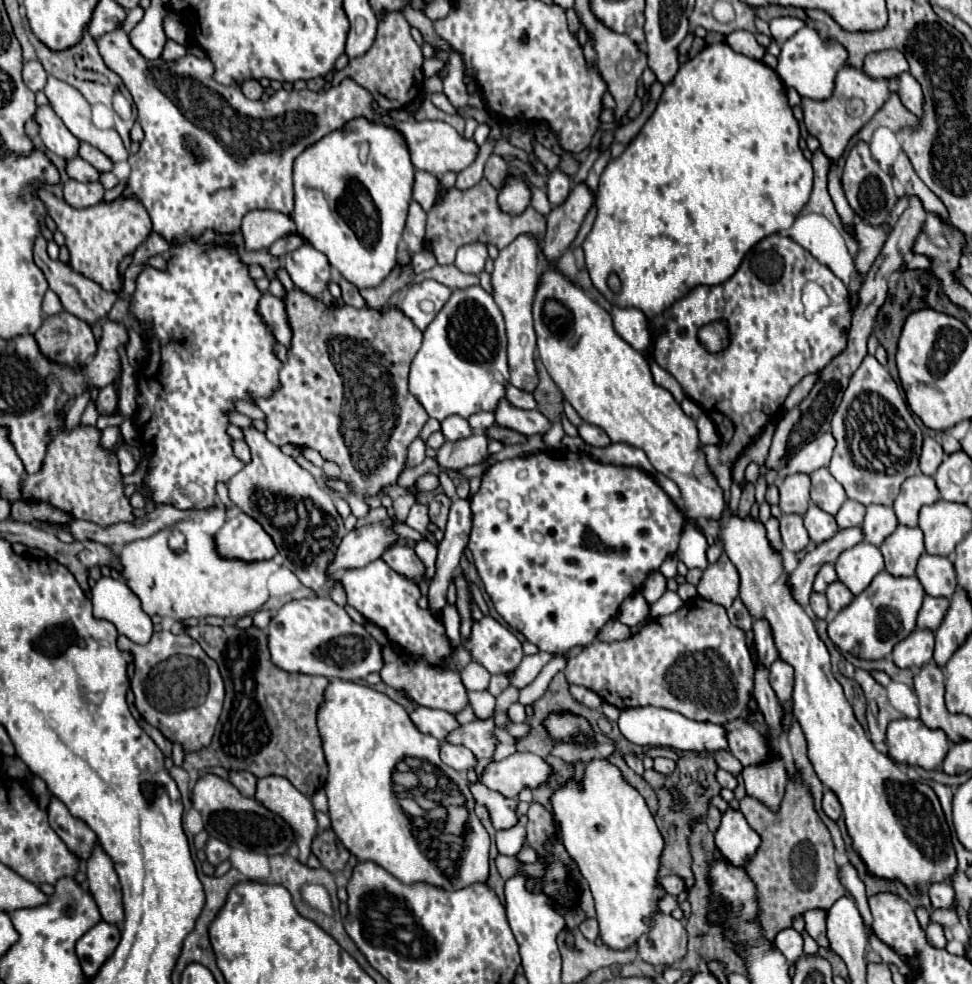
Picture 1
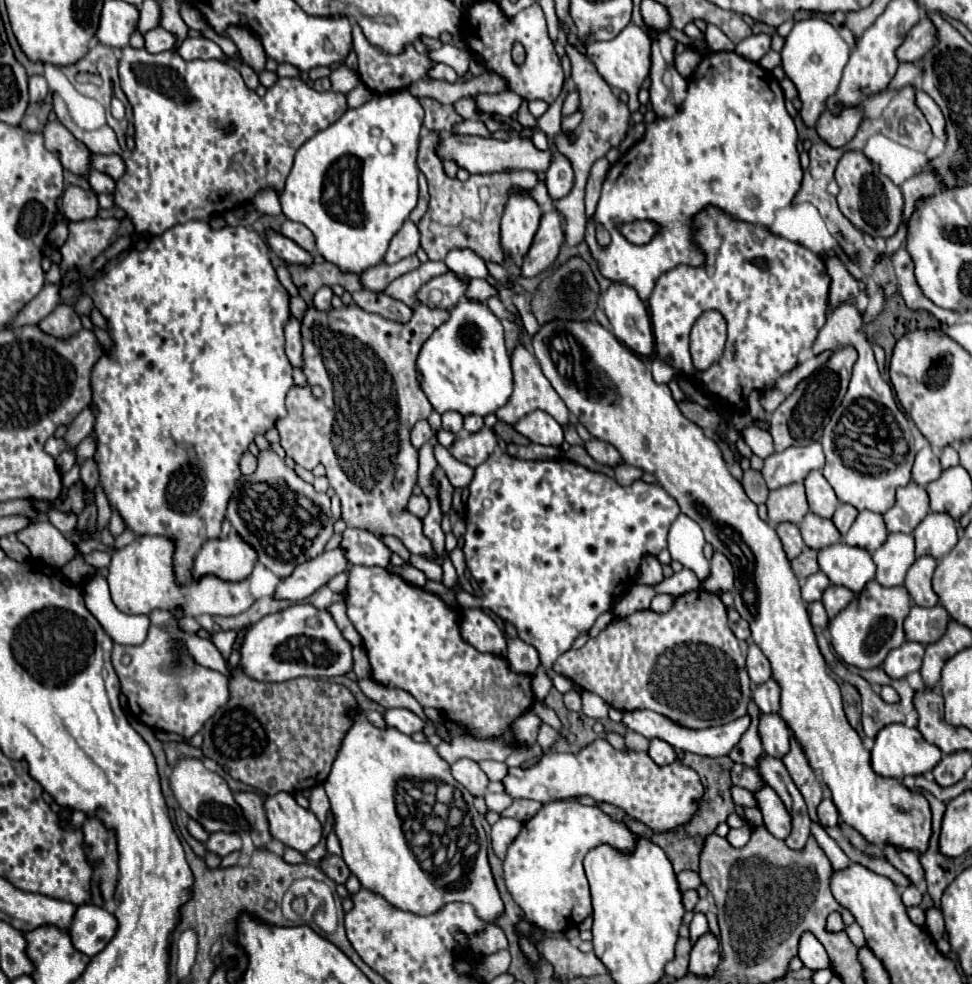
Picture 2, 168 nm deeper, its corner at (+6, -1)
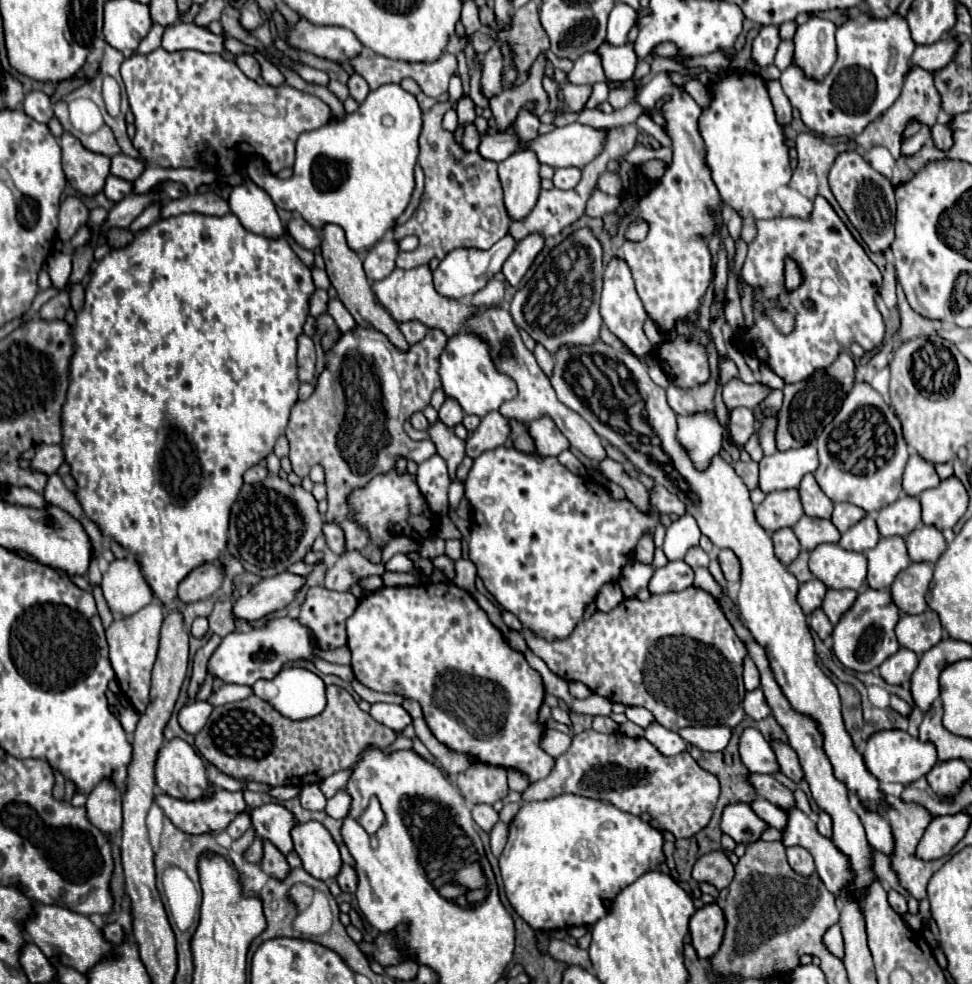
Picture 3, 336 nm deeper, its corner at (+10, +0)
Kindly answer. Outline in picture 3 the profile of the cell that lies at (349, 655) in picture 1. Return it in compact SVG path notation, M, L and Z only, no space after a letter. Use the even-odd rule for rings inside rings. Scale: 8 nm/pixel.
M274 618L268 620L262 628L250 628L248 632L230 632L228 636L224 636L218 650L208 662L208 670L224 682L252 686L258 680L272 680L288 662L314 662L316 642L316 634L296 618Z

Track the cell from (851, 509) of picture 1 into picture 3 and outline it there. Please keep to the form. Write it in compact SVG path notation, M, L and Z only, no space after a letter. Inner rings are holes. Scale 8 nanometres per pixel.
M844 502L844 504L834 504L832 524L834 524L840 532L844 532L844 530L848 530L852 524L856 524L864 514L866 514L864 510L860 510L858 506L852 506L852 504L848 504L848 502Z

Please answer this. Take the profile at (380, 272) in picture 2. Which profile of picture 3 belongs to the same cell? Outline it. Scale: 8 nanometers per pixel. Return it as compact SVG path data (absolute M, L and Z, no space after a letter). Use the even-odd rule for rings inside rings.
M438 102L424 114L424 126L422 126L422 132L420 132L420 156L418 156L418 164L422 166L424 176L426 176L424 196L422 196L422 202L420 202L418 210L414 212L414 216L404 226L394 228L396 240L412 234L412 236L418 236L420 246L414 252L400 252L398 254L398 260L396 260L398 268L416 268L416 266L428 264L430 258L442 260L456 248L488 250L500 238L504 238L508 234L510 218L504 210L502 186L500 186L500 180L498 180L498 174L496 174L496 164L484 162L484 158L480 158L480 154L476 154L476 152L464 152L462 146L454 142L454 134L446 132L442 128L442 116L448 108L450 108L450 102Z

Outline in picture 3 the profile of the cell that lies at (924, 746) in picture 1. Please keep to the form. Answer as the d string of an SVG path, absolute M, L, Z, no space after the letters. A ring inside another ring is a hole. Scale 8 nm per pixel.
M880 730L868 738L868 744L864 750L864 764L870 770L870 774L876 776L880 782L910 784L920 776L928 774L928 770L936 762L938 762L938 756L936 756L934 744L922 742L904 730Z

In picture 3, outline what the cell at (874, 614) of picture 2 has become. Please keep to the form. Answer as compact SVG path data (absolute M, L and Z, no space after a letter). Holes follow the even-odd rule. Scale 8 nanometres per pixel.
M866 586L852 604L852 608L840 618L840 622L834 626L832 638L834 638L834 654L836 658L850 670L856 672L870 672L878 668L888 656L892 656L900 644L894 636L894 626L900 618L900 610L892 600L892 594L888 590L874 590Z

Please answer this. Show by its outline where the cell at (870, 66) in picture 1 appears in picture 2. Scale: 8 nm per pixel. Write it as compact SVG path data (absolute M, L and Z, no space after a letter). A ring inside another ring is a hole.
M924 13L920 15L920 21L912 27L912 31L906 35L904 43L898 49L898 59L904 61L920 61L928 49L936 45L936 27L932 19Z

